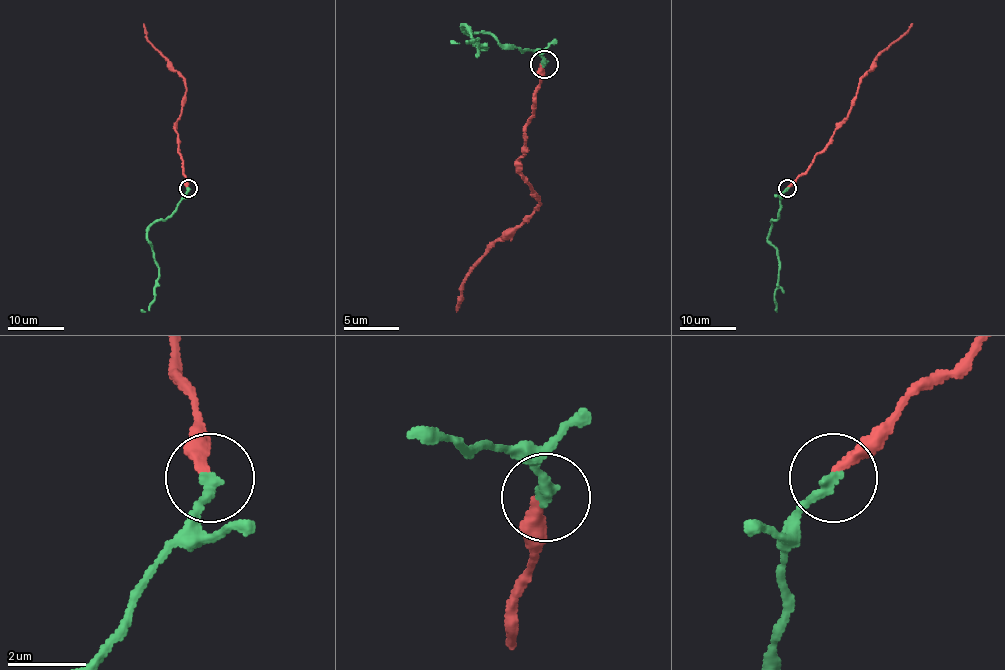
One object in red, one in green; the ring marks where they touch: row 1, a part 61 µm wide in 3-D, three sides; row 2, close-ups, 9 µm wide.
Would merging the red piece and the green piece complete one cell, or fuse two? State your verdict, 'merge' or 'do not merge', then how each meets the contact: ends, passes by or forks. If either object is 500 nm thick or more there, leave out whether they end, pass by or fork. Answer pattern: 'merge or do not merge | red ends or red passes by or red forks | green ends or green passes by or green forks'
do not merge | red ends | green ends

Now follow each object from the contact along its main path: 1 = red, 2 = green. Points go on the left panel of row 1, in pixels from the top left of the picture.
1: (188, 188), (178, 151), (175, 122), (181, 116), (182, 98), (186, 91), (185, 79), (150, 43), (144, 23)
2: (188, 188), (176, 209), (157, 220), (147, 233), (158, 279), (154, 302), (145, 312), (141, 309)

